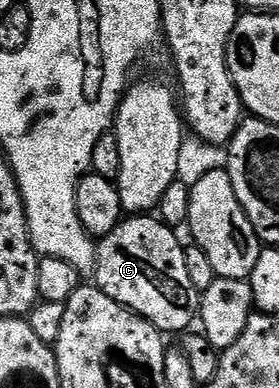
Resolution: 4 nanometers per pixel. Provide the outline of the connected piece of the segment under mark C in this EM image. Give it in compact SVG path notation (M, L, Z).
M132 214L121 220L119 226L109 236L103 237L96 250L95 287L101 288L122 307L137 312L142 318L149 320L164 334L184 334L191 329L188 328L191 324L197 323L202 295L194 286L194 282L190 282L190 270L186 266L186 248L185 245L180 245L176 235L173 229L155 215Z

